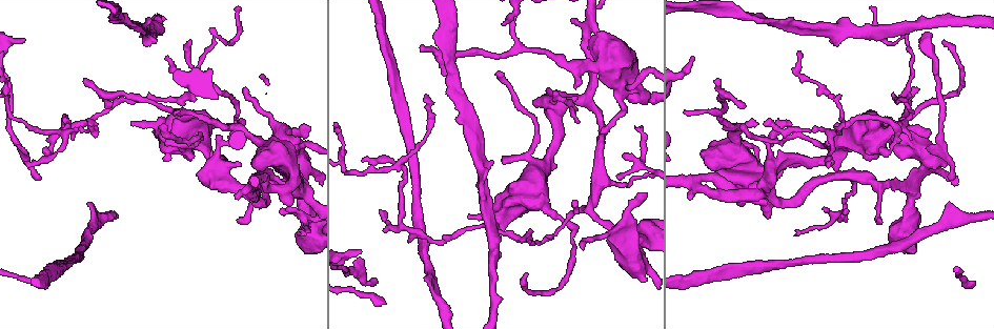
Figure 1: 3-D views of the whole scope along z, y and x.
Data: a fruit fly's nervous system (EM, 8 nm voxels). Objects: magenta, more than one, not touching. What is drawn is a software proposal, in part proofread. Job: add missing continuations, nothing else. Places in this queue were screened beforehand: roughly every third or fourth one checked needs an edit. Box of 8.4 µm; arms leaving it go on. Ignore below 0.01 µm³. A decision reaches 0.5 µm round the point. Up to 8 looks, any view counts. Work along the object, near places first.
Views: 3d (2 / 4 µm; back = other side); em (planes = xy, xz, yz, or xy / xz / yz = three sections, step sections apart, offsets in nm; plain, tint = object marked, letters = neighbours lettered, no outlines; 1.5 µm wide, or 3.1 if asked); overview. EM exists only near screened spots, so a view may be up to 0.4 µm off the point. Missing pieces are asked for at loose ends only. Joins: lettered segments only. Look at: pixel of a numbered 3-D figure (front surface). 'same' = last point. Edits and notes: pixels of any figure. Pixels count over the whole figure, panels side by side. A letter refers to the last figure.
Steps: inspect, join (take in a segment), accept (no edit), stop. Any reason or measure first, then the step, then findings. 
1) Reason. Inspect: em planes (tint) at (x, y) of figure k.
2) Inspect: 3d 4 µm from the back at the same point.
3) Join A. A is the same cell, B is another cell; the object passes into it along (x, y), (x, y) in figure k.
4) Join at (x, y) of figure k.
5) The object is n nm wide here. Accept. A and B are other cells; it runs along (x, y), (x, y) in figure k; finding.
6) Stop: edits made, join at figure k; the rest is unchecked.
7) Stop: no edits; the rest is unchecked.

An open end. Inspect: em xy step 8 (letters) at (425, 281) of figure 1.

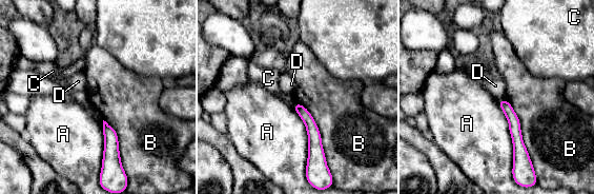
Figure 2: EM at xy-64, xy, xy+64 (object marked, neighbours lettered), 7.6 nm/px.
Accept. A, B, C and D are other cells; it runs along (502, 101), (514, 122), (515, 158) in figure 2; none of them fits.

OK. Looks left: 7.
Free end. Inspect: em yz step 8 (tint) at (156, 39) of figure 1.

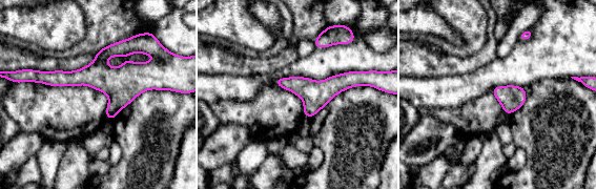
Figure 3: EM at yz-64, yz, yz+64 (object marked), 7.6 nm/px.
Another direction. Inspect: em planes (letters) at the same point.

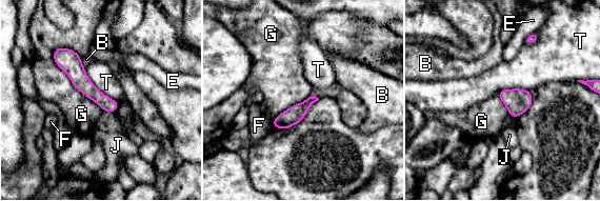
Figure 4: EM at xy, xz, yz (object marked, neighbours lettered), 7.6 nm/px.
Accept. B, E, F, G, J and T are other cells; it runs along (66, 60), (78, 77), (114, 108) in figure 4; none of them fits.

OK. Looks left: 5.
Free end. Inspect: em planes (letters) at (24, 41) of figure 1.

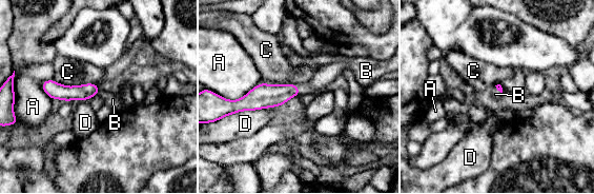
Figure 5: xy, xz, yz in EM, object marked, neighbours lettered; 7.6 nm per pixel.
The longest contact is with D, 400 nm. Join B. B is the same cell, A, C and D are other cells; the object passes into it along (267, 96), (299, 90), (324, 75) in figure 5; it goes on there.

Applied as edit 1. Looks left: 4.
Stop: edits made, join at figure 5; the rest is unchecked.

